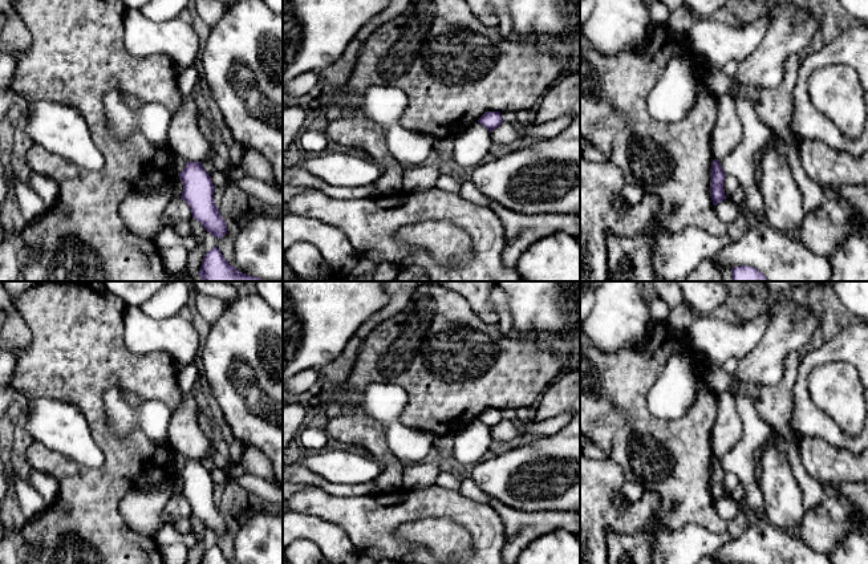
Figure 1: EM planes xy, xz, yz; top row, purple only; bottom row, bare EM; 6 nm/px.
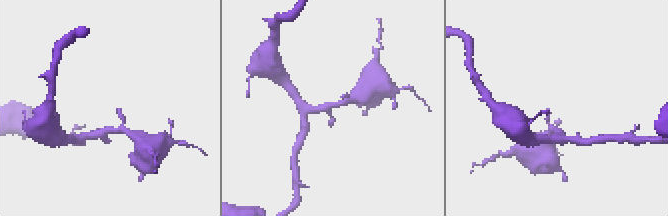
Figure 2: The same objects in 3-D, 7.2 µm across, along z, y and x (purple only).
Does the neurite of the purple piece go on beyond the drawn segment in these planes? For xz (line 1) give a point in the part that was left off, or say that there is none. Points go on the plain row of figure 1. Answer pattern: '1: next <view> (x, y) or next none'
1: next none

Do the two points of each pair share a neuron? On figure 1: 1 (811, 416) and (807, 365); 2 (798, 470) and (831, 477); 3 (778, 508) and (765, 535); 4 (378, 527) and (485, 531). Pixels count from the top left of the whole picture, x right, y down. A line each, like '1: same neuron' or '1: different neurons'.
1: same neuron
2: different neurons
3: different neurons
4: same neuron

